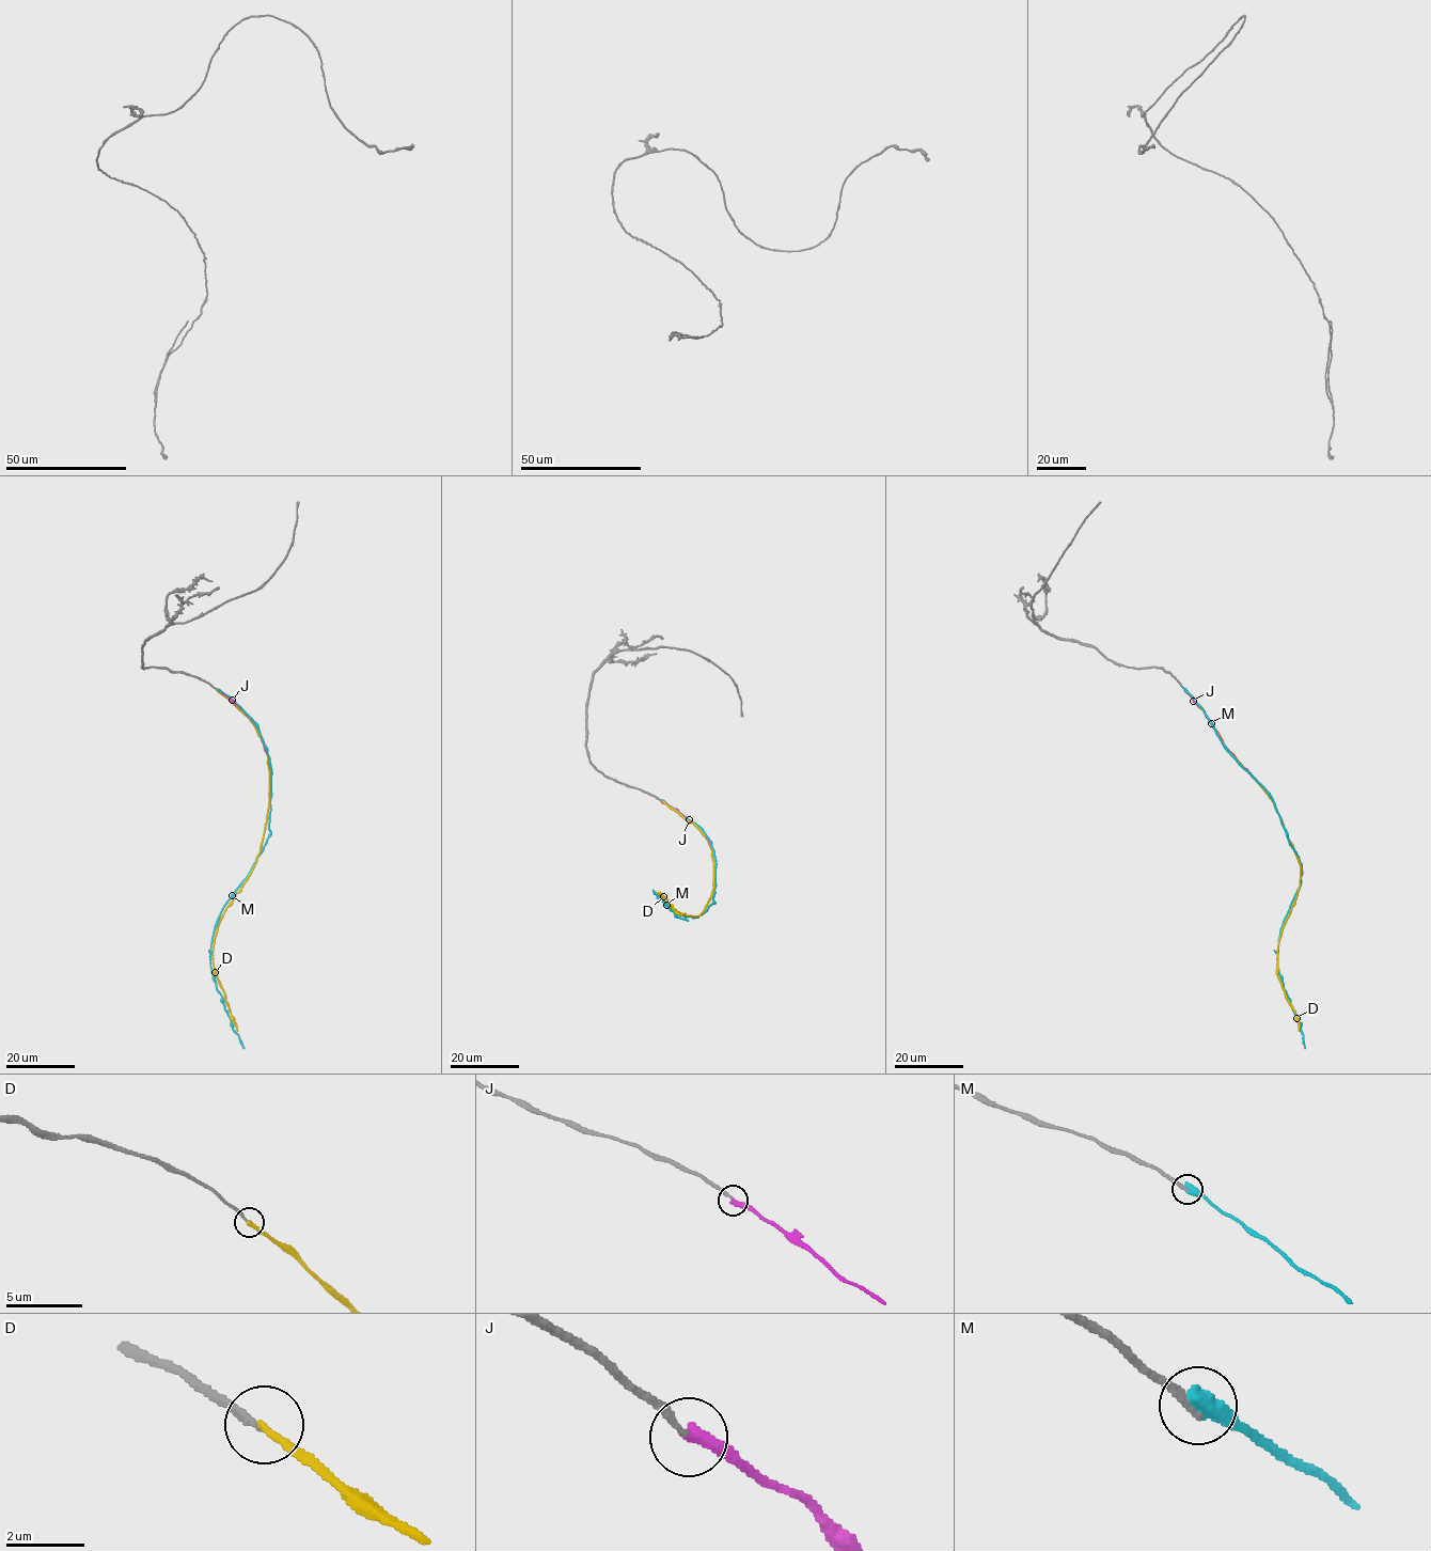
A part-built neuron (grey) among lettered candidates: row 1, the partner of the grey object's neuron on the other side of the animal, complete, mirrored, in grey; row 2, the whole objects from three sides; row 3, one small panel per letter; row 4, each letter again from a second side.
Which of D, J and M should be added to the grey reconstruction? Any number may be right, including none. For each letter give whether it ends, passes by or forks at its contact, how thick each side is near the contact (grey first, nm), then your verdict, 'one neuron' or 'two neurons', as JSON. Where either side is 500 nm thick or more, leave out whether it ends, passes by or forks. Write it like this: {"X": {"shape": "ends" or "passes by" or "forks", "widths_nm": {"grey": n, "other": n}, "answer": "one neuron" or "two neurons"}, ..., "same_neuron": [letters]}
{"D": {"shape": "ends", "widths_nm": {"grey": 190, "other": 240}, "answer": "two neurons"}, "J": {"shape": "ends", "widths_nm": {"grey": 170, "other": 360}, "answer": "one neuron"}, "M": {"widths_nm": {"grey": 200, "other": 550}, "answer": "two neurons"}, "same_neuron": ["J"]}

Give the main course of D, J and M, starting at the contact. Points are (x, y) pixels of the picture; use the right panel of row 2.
D: (1185, 691), (1224, 746), (1272, 801), (1301, 867), (1300, 889), (1278, 945), (1277, 972), (1299, 1031)
J: (1186, 691), (1205, 711), (1225, 748), (1269, 793)
M: (1185, 690), (1230, 754), (1267, 792), (1301, 863), (1301, 886), (1279, 930), (1277, 968), (1305, 1048)

